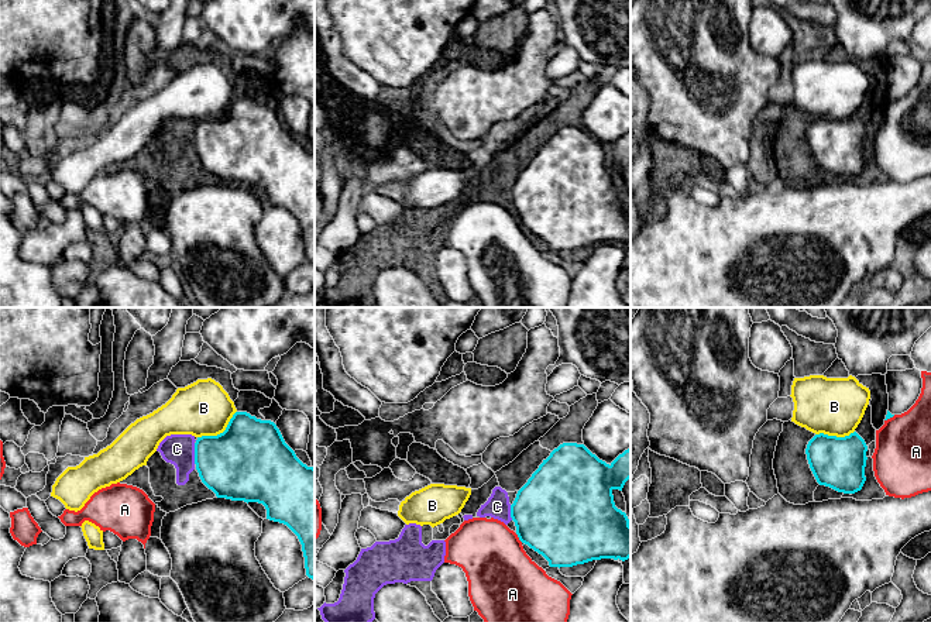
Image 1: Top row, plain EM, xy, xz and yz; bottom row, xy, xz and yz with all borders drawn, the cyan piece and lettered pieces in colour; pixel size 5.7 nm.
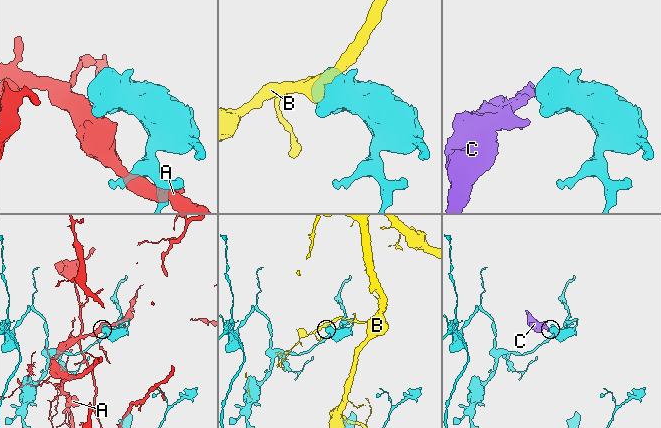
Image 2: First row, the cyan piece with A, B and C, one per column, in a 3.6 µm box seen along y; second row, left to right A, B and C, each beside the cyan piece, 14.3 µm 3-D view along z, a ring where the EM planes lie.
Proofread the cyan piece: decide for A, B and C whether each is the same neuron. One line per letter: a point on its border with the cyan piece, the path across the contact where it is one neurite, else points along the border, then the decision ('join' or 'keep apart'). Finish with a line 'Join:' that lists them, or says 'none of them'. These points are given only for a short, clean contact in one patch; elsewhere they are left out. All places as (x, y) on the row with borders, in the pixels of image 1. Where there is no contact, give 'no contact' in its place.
A: meets cyan in xz at (518, 536); keep apart
B: meets cyan in xy at (220, 433); border along xy (236, 411), (222, 432), (198, 437); keep apart
C: meets cyan in xy at (195, 453); border along xy (193, 443), (195, 463); keep apart
Join: none of them

